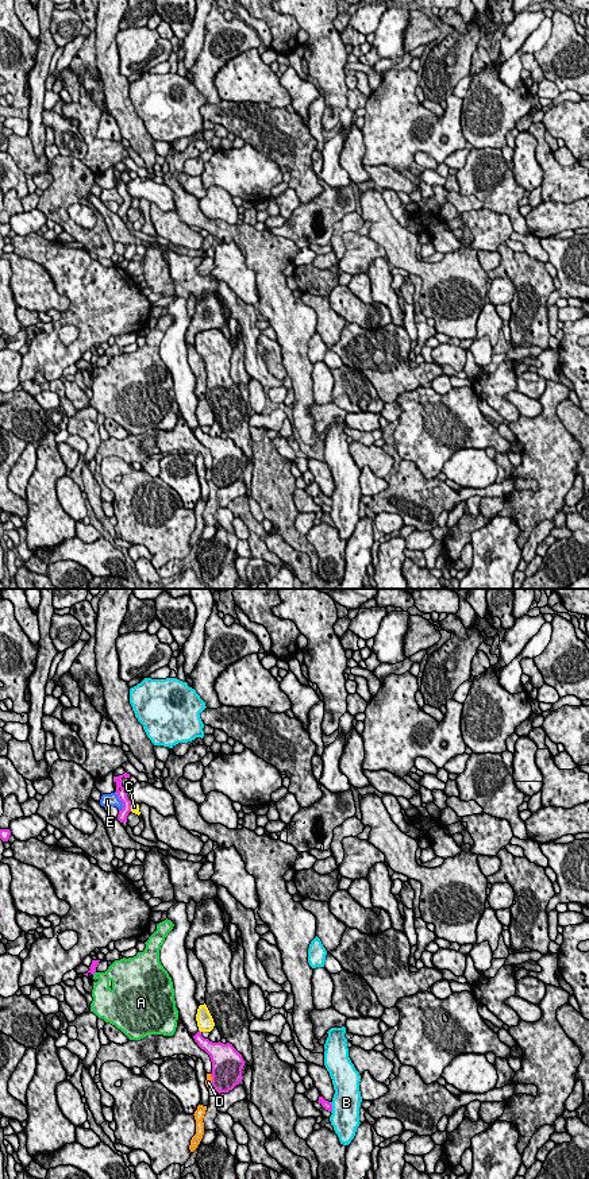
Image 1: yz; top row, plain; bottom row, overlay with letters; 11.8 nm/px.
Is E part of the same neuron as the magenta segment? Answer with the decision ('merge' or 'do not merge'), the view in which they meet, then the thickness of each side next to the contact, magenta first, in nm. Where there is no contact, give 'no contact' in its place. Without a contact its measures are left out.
do not merge | yz | 120/160 nm

